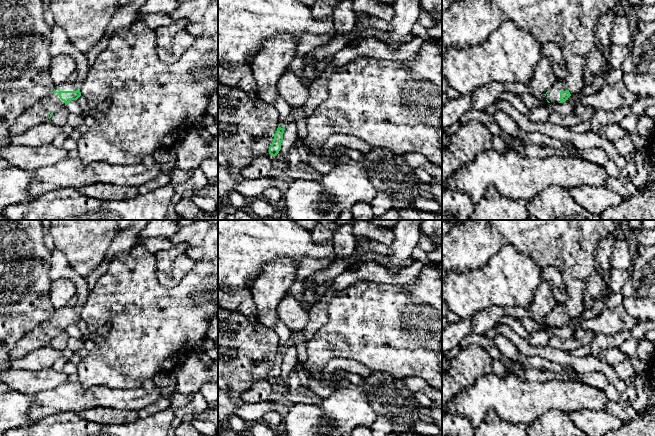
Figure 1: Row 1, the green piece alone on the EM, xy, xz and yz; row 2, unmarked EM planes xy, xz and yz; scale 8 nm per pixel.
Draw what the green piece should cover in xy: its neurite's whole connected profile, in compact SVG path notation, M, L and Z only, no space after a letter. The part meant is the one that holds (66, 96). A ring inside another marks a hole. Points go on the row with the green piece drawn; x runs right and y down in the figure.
M66 82L56 86L49 96L39 100L16 118L10 127L10 134L20 135L35 126L48 122L55 112L80 96L80 88L74 83Z

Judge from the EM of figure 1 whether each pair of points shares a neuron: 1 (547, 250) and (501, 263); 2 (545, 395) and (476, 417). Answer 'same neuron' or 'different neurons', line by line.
1: different neurons
2: same neuron

